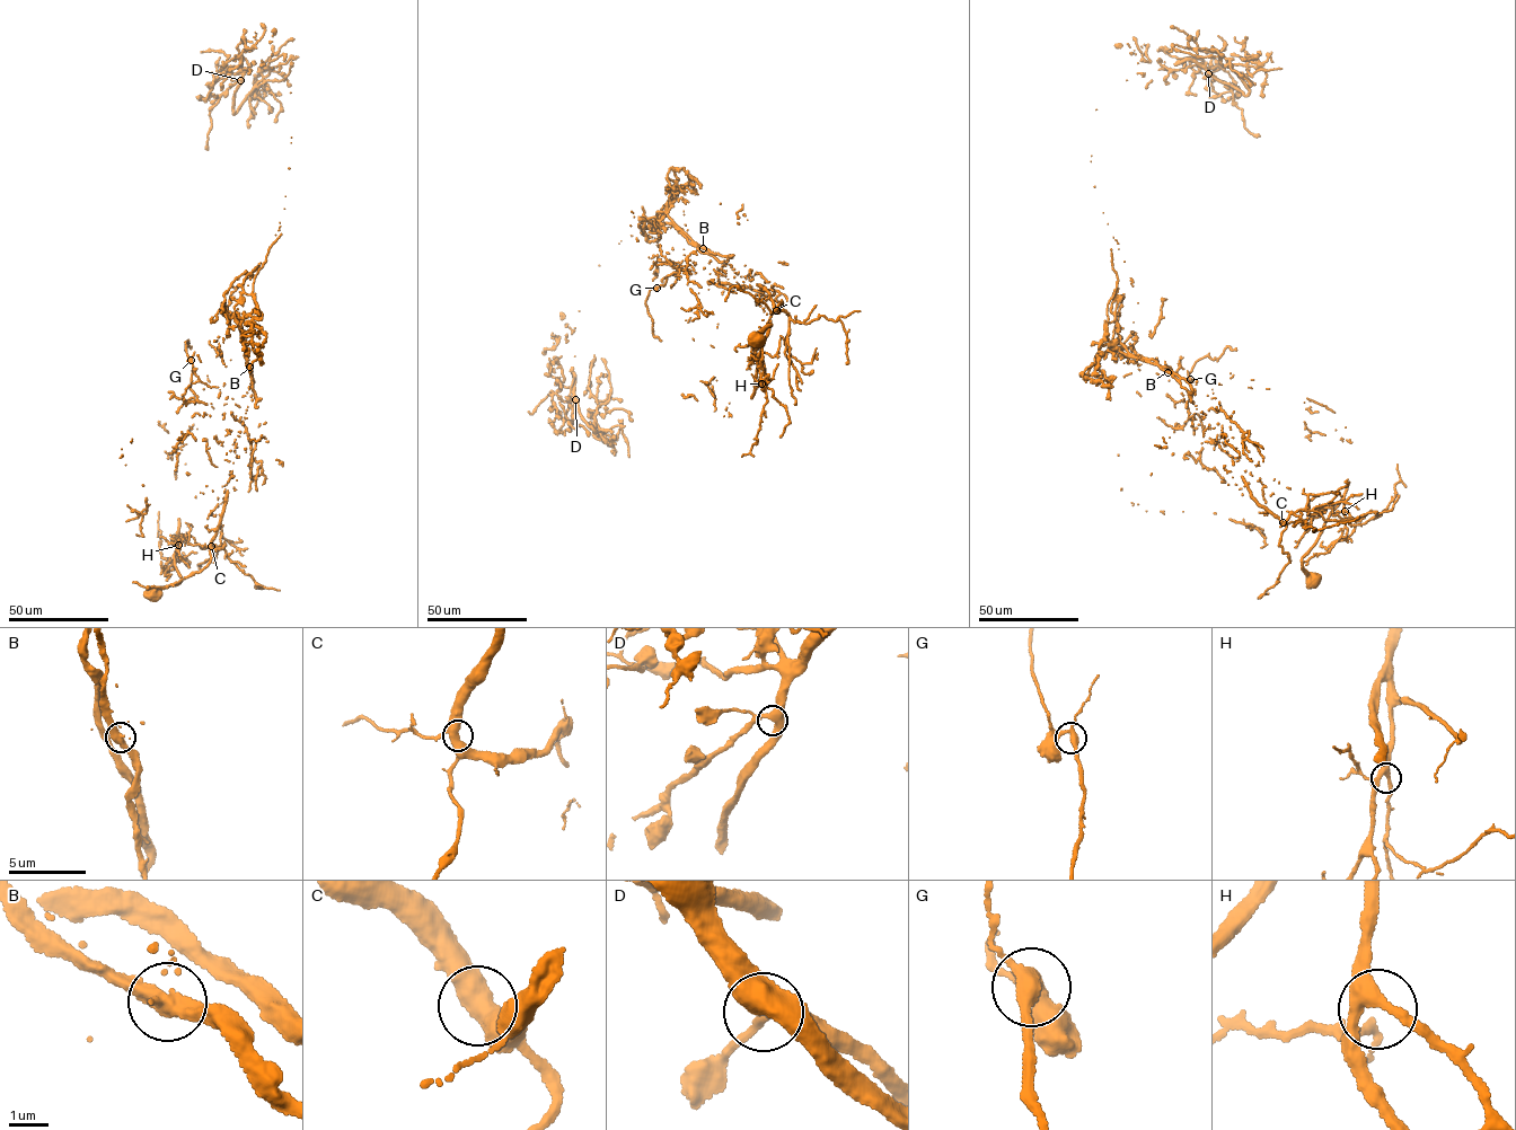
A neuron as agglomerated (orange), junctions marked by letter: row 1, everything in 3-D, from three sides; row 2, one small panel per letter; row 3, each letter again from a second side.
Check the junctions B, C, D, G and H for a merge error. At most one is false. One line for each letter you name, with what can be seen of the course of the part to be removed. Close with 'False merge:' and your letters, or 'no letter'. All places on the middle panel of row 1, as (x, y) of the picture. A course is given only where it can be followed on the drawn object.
B: Course of the part to remove: (703, 247), (667, 215), (669, 202), (654, 217), (659, 231), (654, 229), (658, 230)
False merge: B

